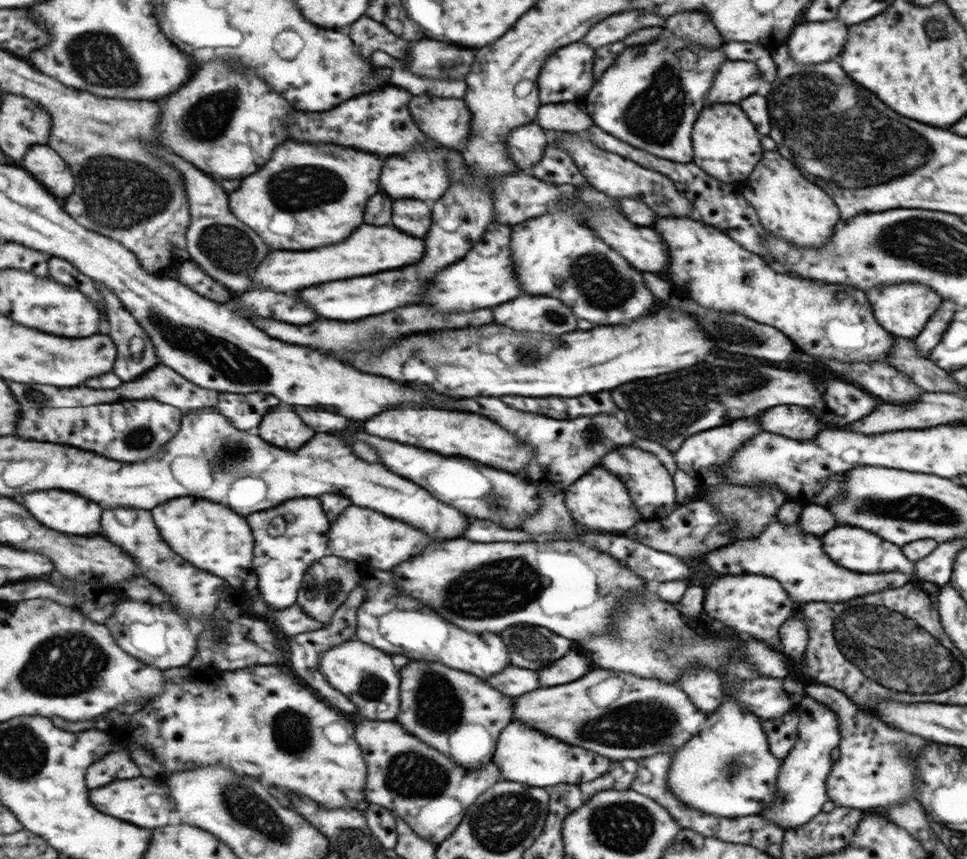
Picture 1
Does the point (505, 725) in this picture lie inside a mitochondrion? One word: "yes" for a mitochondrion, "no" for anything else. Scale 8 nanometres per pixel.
no

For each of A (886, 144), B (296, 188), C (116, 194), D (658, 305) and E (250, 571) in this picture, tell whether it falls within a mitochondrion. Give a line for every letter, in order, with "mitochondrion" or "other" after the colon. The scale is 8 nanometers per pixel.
A: mitochondrion
B: mitochondrion
C: mitochondrion
D: other
E: other

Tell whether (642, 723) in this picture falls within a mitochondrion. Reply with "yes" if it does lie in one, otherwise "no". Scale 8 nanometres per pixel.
yes

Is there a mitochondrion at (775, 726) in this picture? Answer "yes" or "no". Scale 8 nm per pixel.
no

